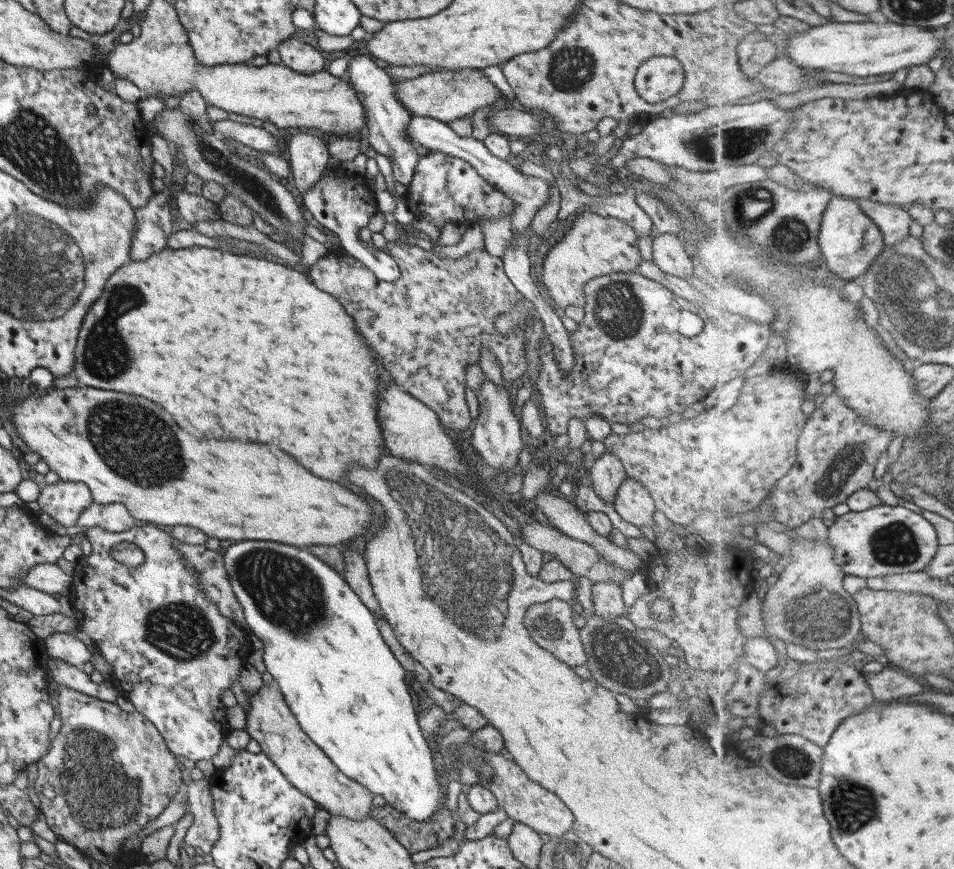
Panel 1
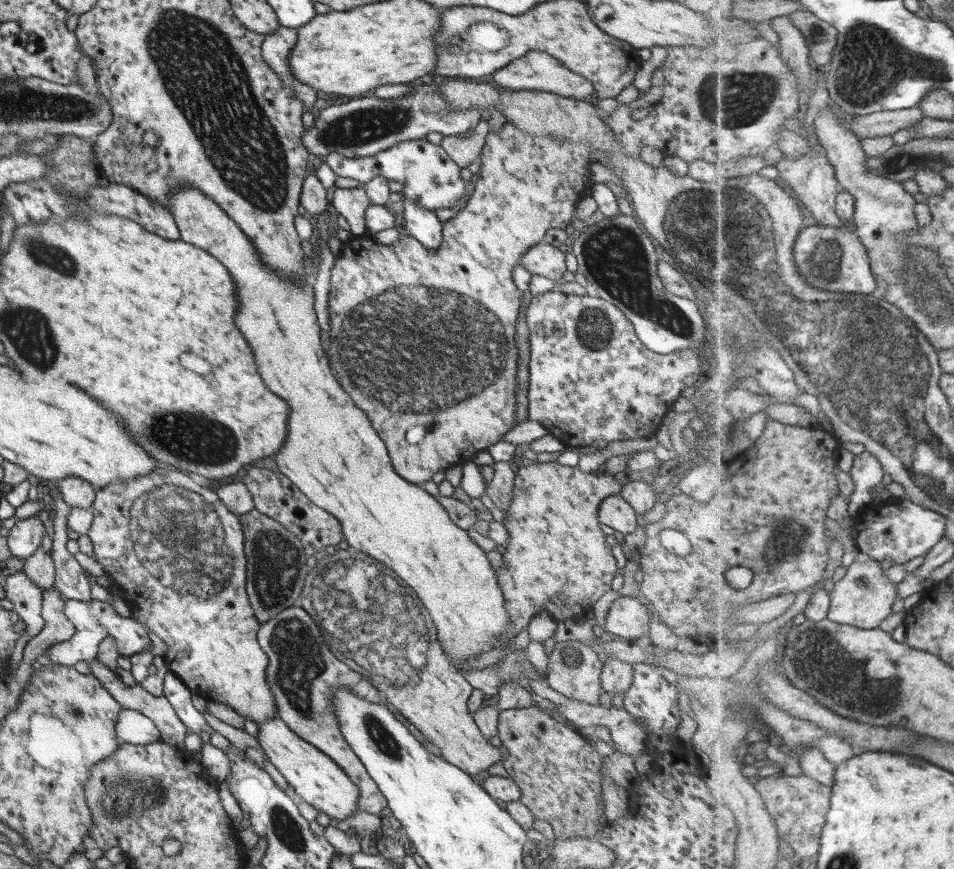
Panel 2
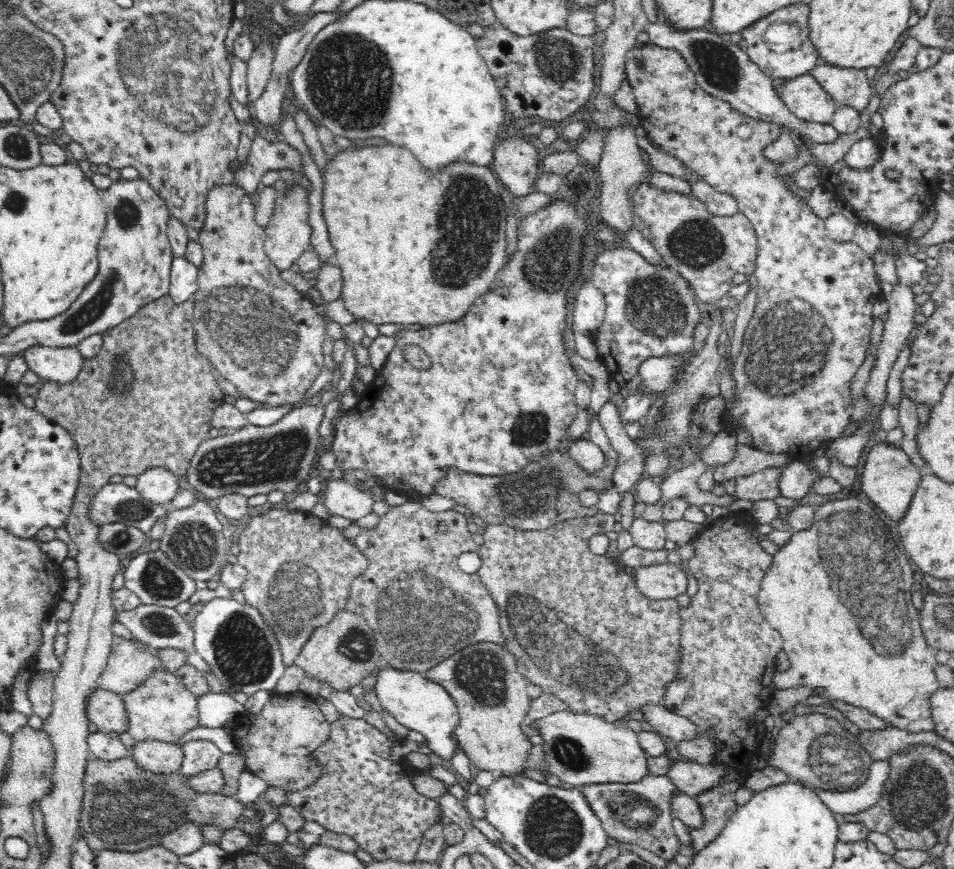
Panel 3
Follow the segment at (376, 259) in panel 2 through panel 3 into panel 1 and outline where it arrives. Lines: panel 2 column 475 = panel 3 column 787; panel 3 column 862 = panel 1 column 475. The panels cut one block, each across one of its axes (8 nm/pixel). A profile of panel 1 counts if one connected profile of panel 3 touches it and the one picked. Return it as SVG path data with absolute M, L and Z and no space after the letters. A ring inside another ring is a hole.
M401 241L389 243L385 251L399 268L400 276L394 282L382 283L376 280L359 260L342 250L329 251L317 259L307 272L309 280L339 302L343 312L355 323L357 332L361 332L367 346L381 360L383 368L387 368L395 386L428 406L438 416L445 431L465 431L473 422L463 395L466 387L465 370L467 365L477 363L481 346L489 348L496 357L501 378L506 380L508 386L519 382L525 372L523 350L530 330L530 318L525 317L516 324L511 333L501 334L493 328L493 321L501 314L511 312L523 300L523 296L504 274L502 260L489 256L485 248L471 251L459 259L439 257L432 250L407 246Z

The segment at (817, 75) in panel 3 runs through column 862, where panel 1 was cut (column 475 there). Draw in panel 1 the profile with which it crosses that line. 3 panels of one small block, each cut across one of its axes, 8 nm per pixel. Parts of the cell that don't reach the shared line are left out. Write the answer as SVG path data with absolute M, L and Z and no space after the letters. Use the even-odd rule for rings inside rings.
M477 69L424 73L398 81L393 87L396 99L411 114L431 117L444 123L473 114L475 110L491 104L501 94L486 77L480 77Z

